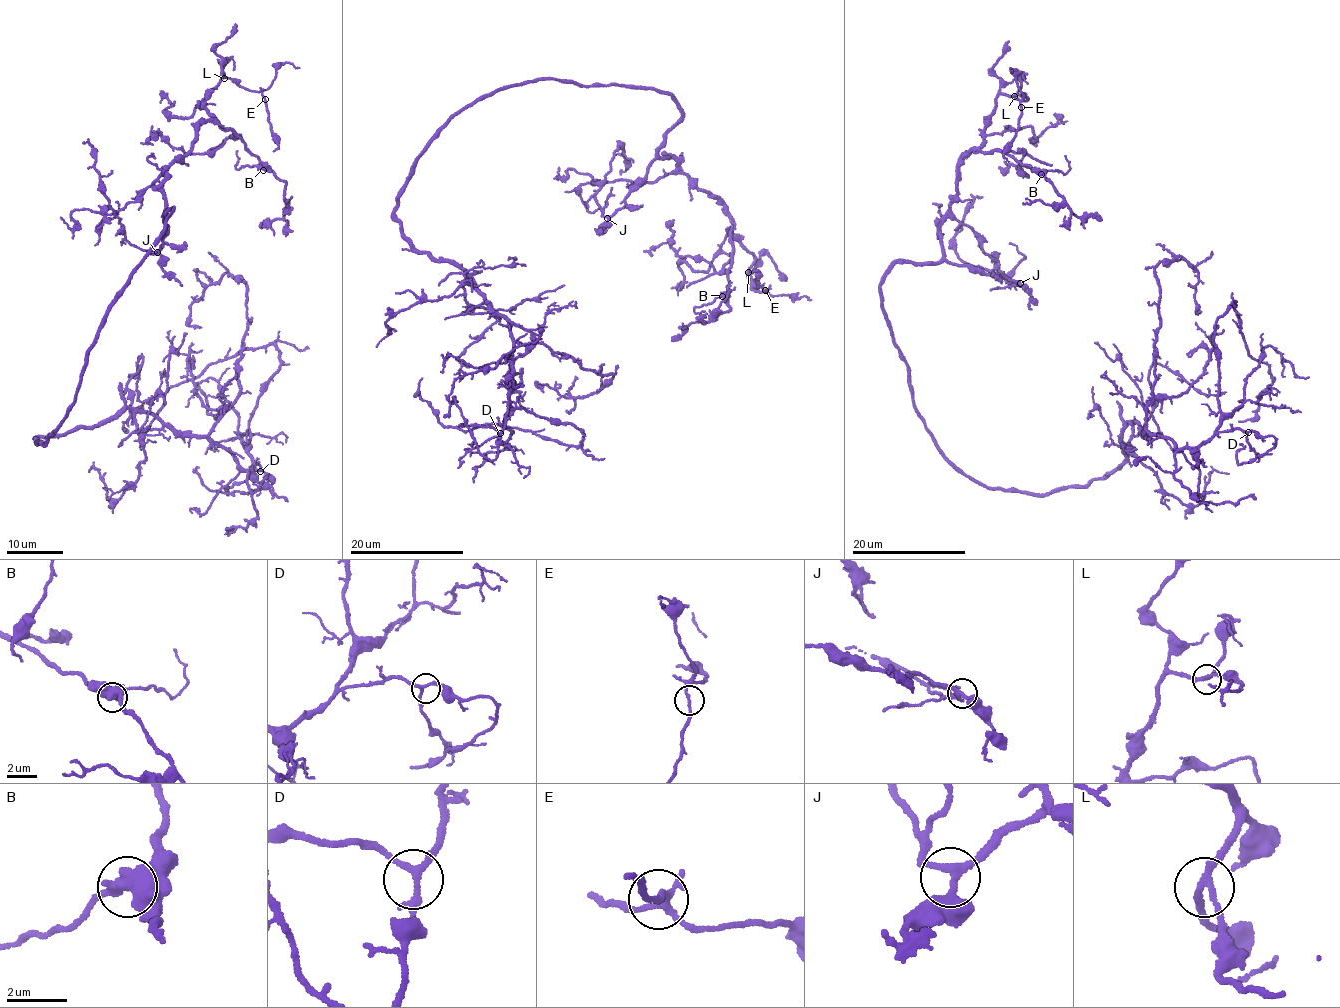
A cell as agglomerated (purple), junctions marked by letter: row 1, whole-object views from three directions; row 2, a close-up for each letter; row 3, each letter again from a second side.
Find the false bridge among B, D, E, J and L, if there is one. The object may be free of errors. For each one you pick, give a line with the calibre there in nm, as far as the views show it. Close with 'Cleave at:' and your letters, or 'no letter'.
Cleave at: no letter

